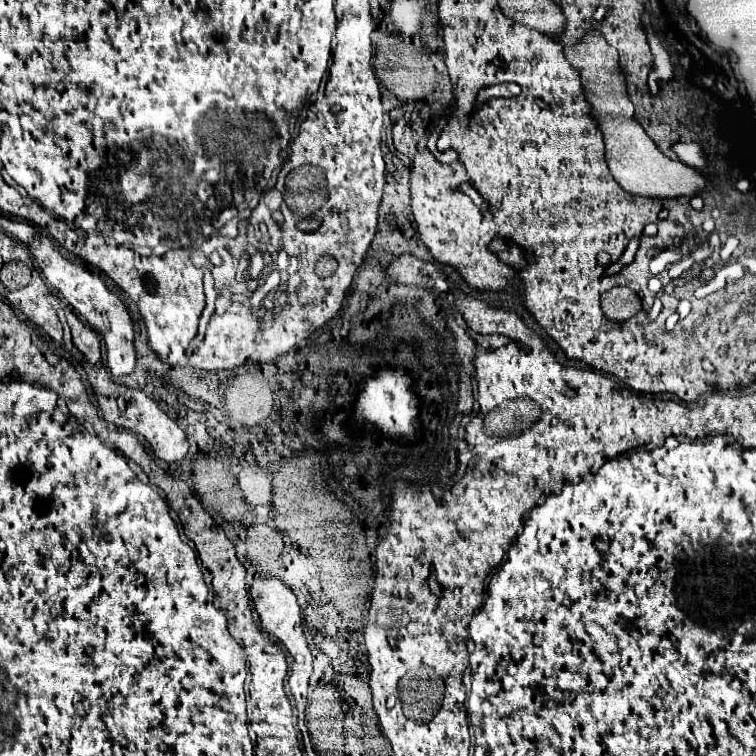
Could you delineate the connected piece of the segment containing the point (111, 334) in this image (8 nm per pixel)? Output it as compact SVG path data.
M22 221L22 231L16 231L16 239L22 241L30 253L34 255L38 267L42 269L44 277L68 299L68 303L76 309L76 313L80 315L80 319L84 319L94 331L100 331L100 335L104 337L106 343L106 351L108 351L108 367L112 371L112 375L120 377L120 375L130 375L136 369L136 349L134 349L134 325L132 325L132 317L128 315L126 305L106 287L106 283L98 277L92 275L90 271L86 271L82 265L76 265L68 259L64 259L56 247L52 245L52 241L42 235L40 231L36 231L30 223Z

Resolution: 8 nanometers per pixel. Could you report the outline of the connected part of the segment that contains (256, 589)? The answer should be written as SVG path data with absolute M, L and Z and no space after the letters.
M254 577L248 593L250 593L250 597L252 597L254 605L256 605L256 611L260 615L262 627L270 635L278 637L286 645L286 649L290 651L290 655L294 659L292 675L290 675L290 681L288 681L290 683L290 691L292 691L292 697L296 701L296 709L306 707L308 681L310 681L310 673L312 673L312 653L308 649L304 631L302 631L302 613L300 613L300 605L296 601L296 595L278 577Z

